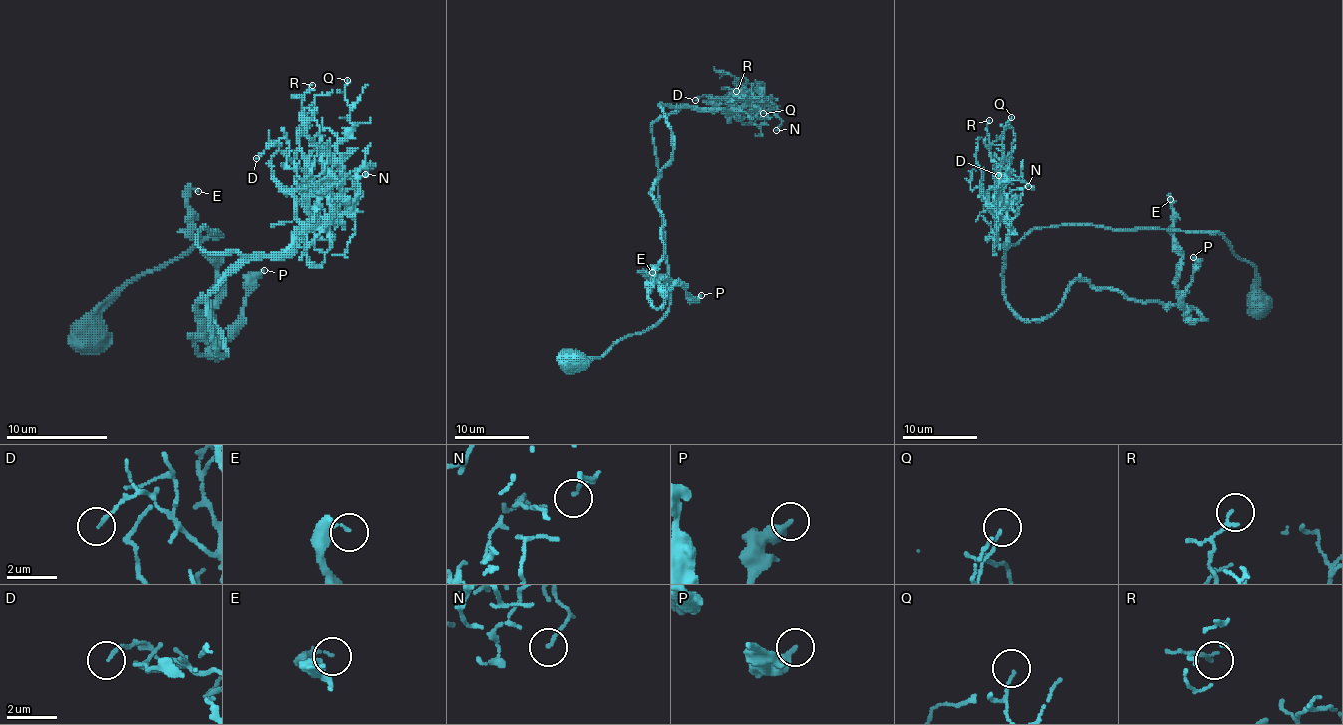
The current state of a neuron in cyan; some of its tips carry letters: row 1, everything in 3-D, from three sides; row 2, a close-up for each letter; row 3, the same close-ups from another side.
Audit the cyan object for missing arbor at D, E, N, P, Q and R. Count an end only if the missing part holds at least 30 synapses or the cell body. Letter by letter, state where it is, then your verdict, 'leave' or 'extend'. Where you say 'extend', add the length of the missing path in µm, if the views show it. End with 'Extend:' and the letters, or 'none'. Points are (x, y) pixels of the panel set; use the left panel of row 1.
D: (256, 158) | leave
E: (198, 191) | leave
N: (365, 174) | leave
P: (264, 270) | leave
Q: (347, 80) | leave
R: (312, 85) | leave
Extend: none

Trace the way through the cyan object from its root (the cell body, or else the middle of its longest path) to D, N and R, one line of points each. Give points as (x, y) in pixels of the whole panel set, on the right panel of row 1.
D: (1004, 255), (1008, 246), (1008, 210), (1002, 175), (998, 167), (993, 165), (998, 175)
N: (1004, 255), (1008, 225), (996, 212), (995, 190), (1002, 182), (1011, 180), (1023, 180), (1028, 186)
R: (1004, 255), (1008, 221), (1000, 214), (1000, 190), (996, 186), (998, 165), (989, 156), (989, 120)

